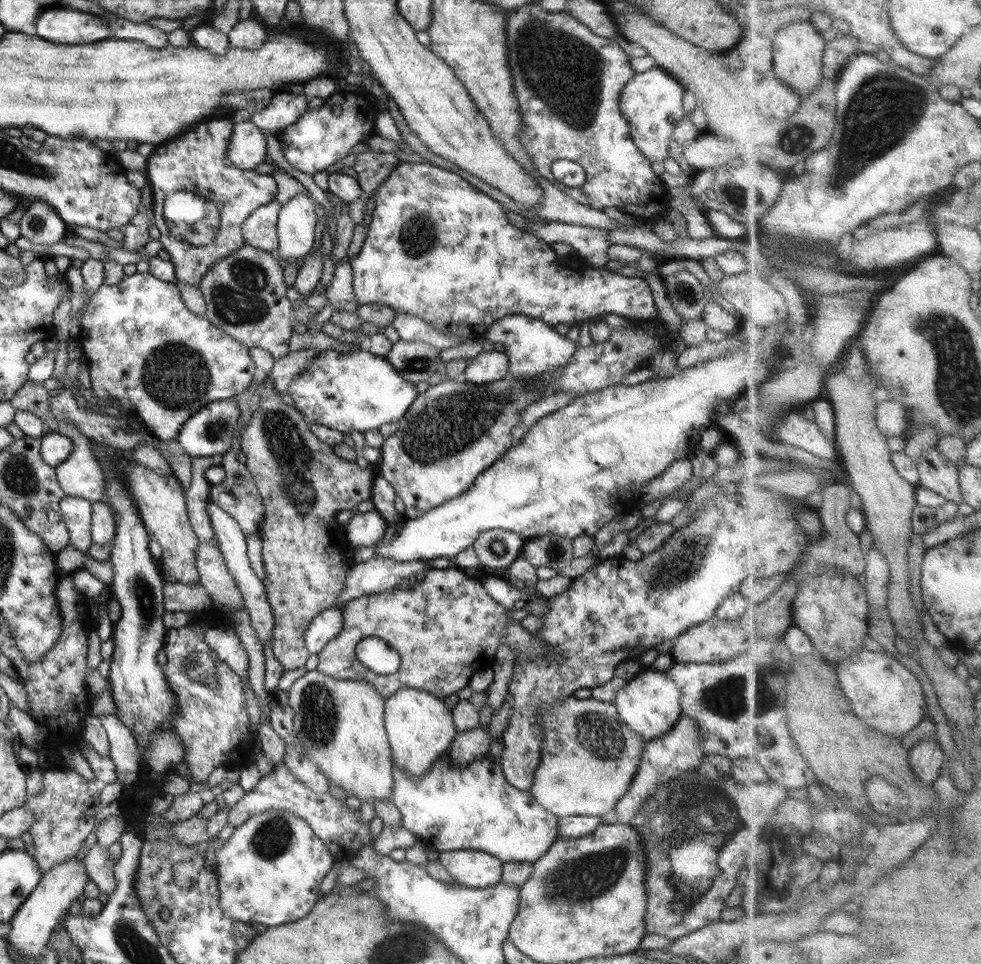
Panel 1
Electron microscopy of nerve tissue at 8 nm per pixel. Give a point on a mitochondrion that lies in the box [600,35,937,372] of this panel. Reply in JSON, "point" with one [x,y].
{"point":[880,110]}

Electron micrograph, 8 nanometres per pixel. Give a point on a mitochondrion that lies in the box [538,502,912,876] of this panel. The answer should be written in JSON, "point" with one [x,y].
{"point":[718,804]}

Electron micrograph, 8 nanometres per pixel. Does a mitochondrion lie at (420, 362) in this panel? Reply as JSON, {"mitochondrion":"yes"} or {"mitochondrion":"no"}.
{"mitochondrion":"yes"}

